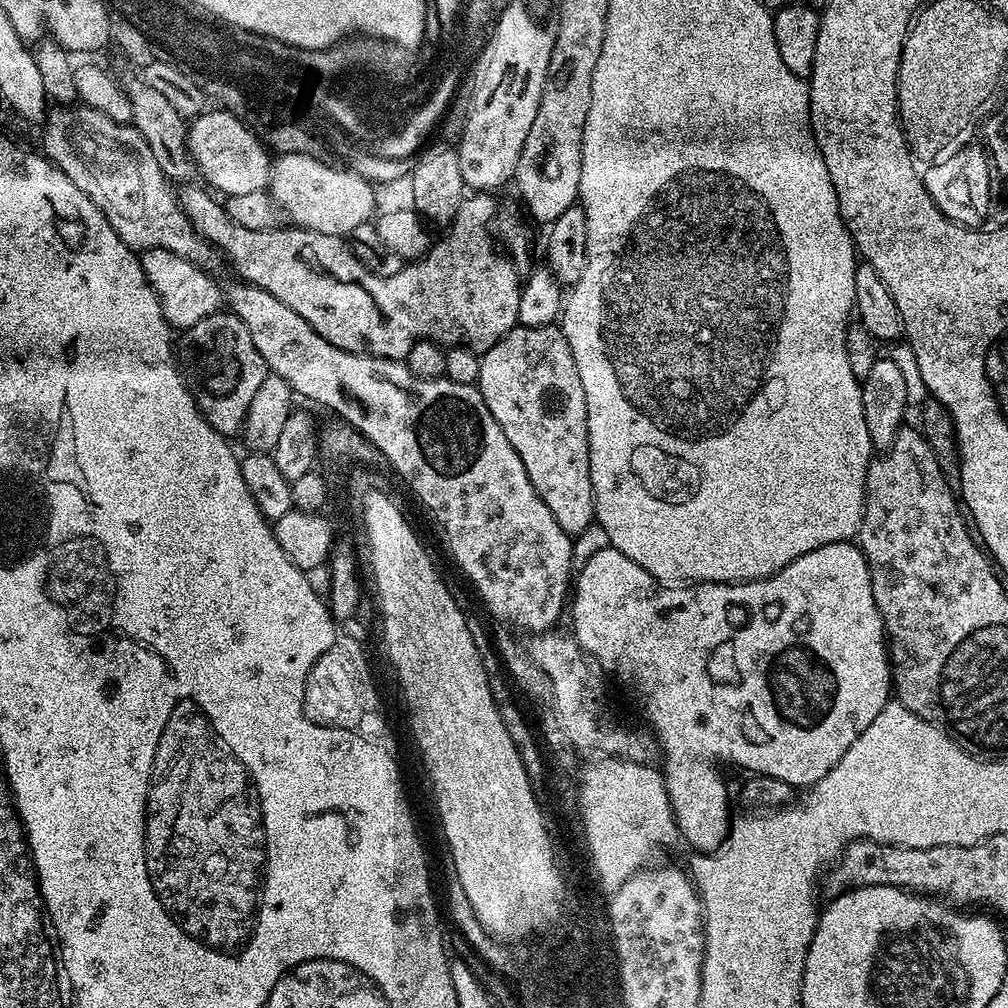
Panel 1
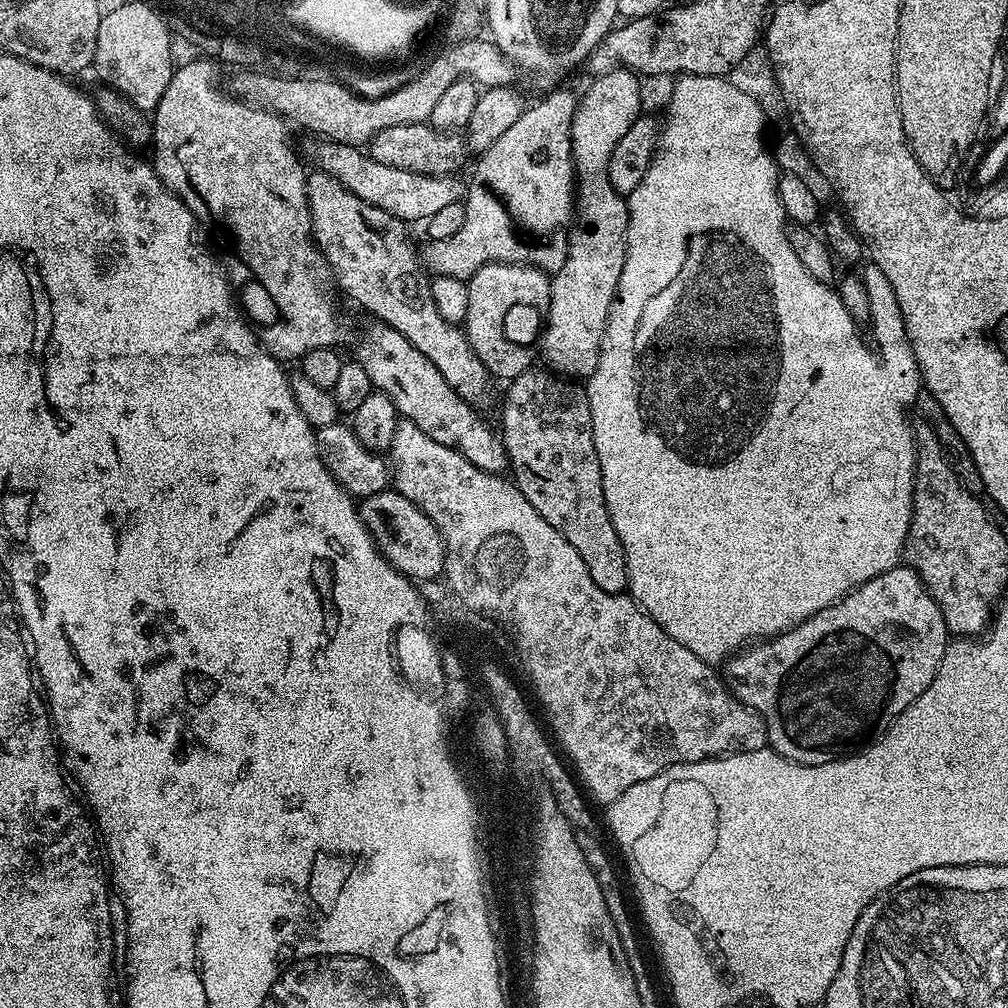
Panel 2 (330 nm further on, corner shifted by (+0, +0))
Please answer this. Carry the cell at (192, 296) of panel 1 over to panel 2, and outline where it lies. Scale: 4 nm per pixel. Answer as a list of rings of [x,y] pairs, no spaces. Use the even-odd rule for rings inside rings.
[[[208,58],[198,59],[200,60],[192,60],[189,64],[182,65],[181,68],[179,65],[173,71],[170,86],[166,86],[166,94],[162,94],[162,102],[158,102],[156,111],[151,113],[152,138],[150,149],[152,148],[152,156],[150,155],[150,163],[155,168],[161,182],[192,211],[192,215],[196,217],[197,225],[204,227],[205,224],[224,243],[224,248],[228,251],[229,265],[227,264],[227,267],[230,269],[230,280],[238,289],[238,303],[243,315],[256,329],[260,343],[277,360],[296,362],[301,356],[310,354],[310,350],[341,346],[340,344],[344,344],[348,340],[348,328],[340,321],[340,316],[336,313],[336,304],[332,301],[332,288],[334,290],[332,270],[328,267],[326,258],[320,253],[320,247],[312,239],[312,215],[308,209],[308,178],[306,167],[304,168],[303,162],[300,161],[300,156],[296,153],[296,144],[292,141],[293,129],[284,117],[277,116],[274,112],[268,112],[265,108],[256,108],[253,104],[245,104],[243,100],[227,91],[224,93],[216,85],[216,79],[220,76],[219,70],[215,68],[217,65]]]

